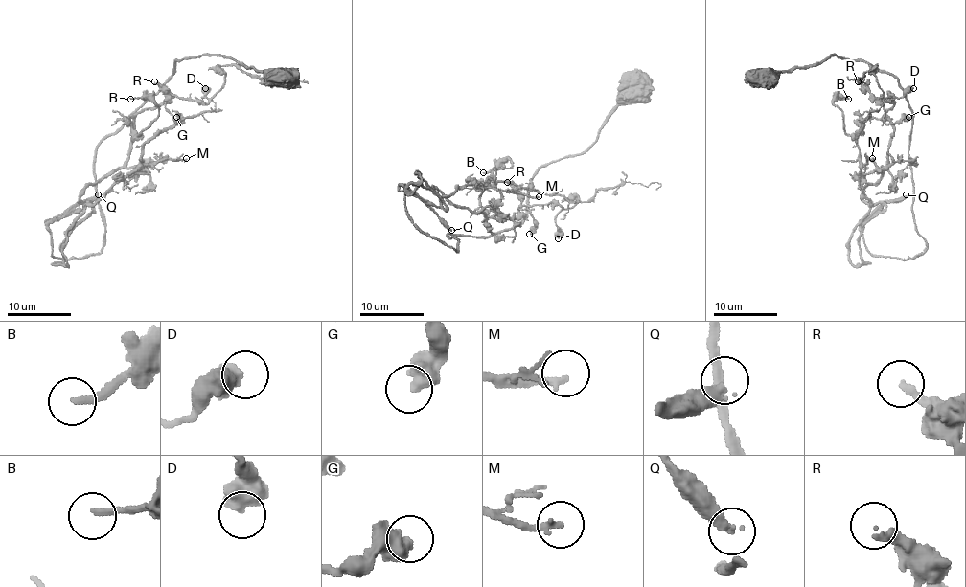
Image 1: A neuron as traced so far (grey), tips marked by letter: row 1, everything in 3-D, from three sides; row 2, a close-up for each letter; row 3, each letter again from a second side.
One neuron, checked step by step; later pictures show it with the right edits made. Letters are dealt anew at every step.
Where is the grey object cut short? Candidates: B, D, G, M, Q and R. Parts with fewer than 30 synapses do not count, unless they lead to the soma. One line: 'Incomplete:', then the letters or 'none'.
Incomplete: M, Q

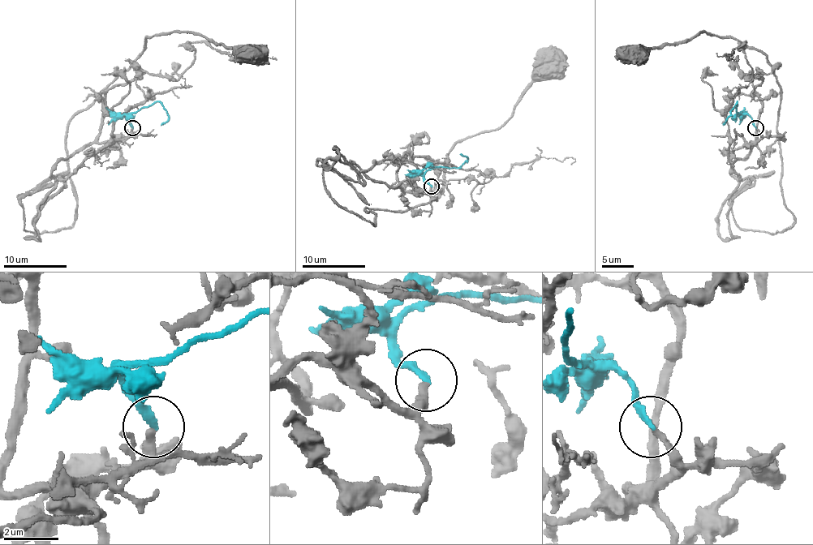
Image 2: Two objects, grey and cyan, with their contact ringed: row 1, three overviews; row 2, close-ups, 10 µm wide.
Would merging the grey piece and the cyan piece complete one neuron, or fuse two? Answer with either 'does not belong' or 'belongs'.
belongs

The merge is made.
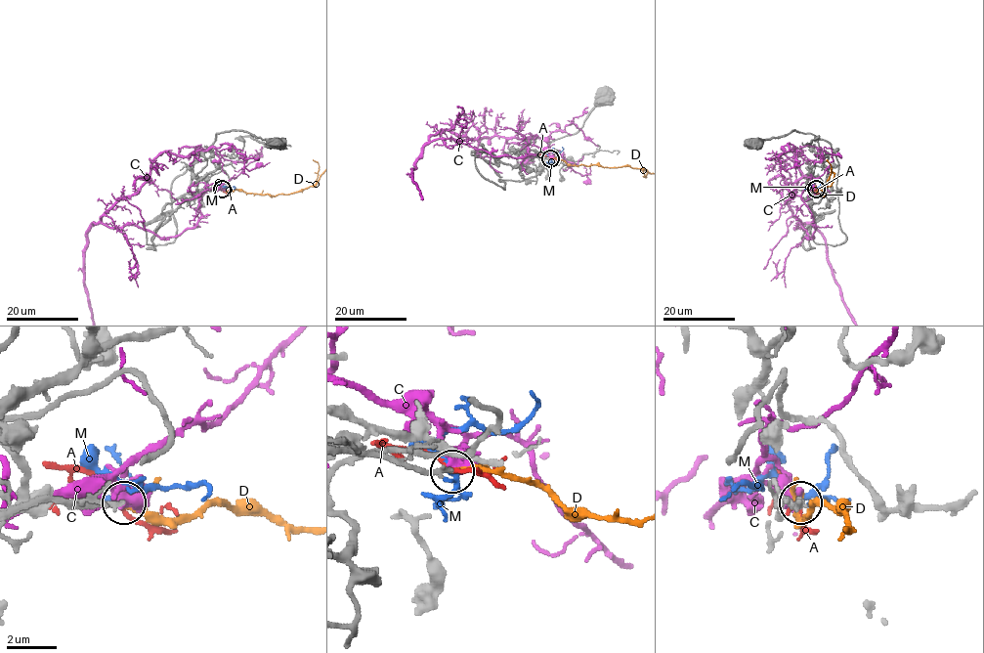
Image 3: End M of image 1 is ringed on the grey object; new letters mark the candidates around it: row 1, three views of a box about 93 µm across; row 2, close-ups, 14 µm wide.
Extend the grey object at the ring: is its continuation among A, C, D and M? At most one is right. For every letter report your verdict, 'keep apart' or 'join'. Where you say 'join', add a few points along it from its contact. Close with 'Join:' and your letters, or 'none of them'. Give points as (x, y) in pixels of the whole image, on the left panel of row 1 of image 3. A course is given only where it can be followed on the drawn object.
A: keep apart
C: keep apart
D: join
M: keep apart
Join: D

